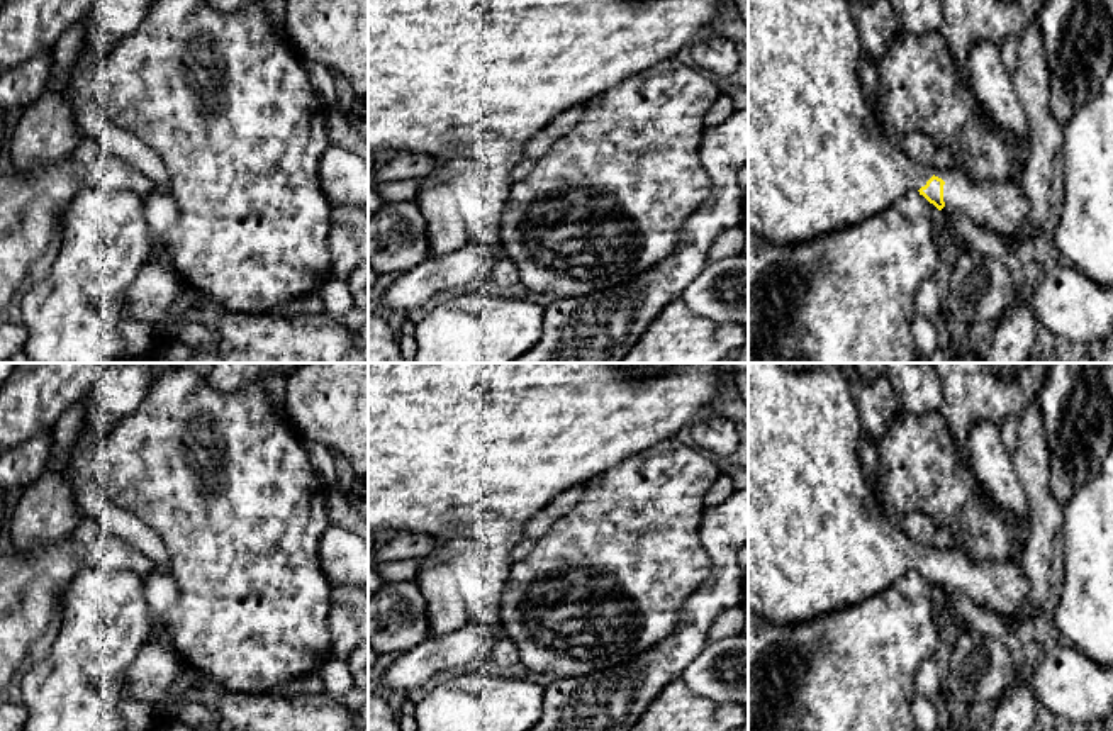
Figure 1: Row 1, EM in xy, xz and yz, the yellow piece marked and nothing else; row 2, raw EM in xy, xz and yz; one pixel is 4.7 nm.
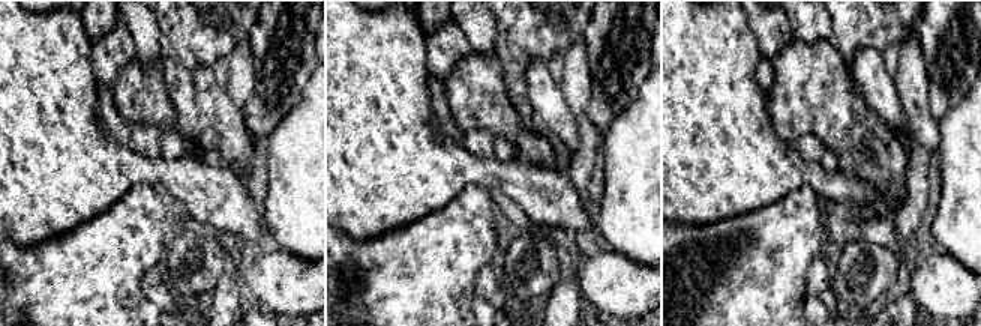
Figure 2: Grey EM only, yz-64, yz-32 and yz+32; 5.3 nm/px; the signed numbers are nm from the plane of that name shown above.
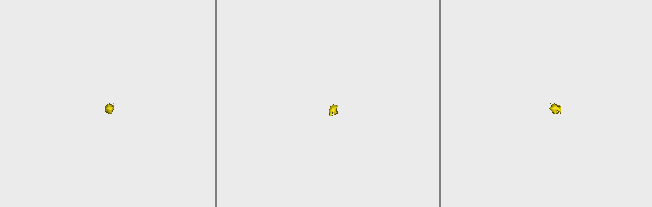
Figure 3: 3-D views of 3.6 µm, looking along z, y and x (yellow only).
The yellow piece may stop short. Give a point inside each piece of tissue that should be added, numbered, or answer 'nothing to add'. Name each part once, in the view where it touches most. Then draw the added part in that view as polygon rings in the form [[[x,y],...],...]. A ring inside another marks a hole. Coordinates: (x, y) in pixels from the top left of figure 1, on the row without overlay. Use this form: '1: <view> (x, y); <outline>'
1: yz (818, 541); [[[748,363],[748,611],[777,624],[799,624],[867,600],[935,555],[911,541],[879,507],[859,458],[862,422],[838,363],[787,370]]]
2: yz (1003, 587); [[[955,550],[940,556],[945,587],[964,592],[979,607],[1015,619],[1030,595],[1030,582],[1021,563],[984,561]]]

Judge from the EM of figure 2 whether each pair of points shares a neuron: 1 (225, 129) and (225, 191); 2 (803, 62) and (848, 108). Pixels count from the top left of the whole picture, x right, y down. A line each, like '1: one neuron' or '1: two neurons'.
1: two neurons
2: one neuron

